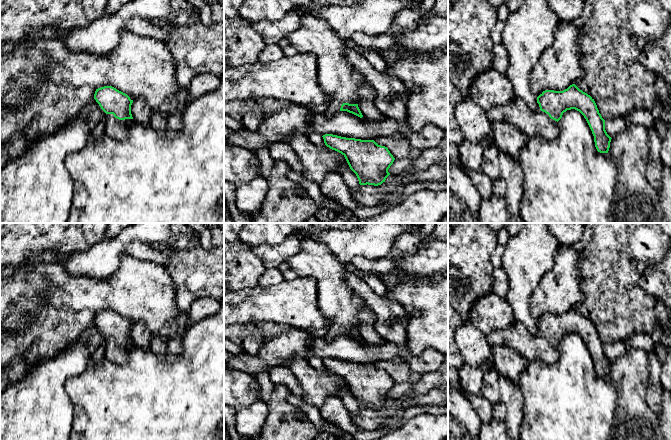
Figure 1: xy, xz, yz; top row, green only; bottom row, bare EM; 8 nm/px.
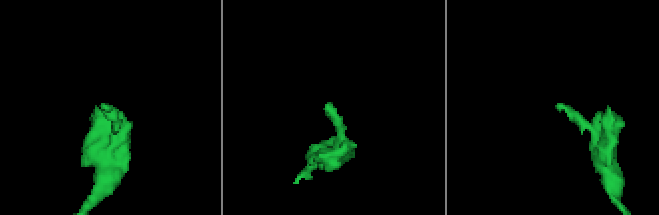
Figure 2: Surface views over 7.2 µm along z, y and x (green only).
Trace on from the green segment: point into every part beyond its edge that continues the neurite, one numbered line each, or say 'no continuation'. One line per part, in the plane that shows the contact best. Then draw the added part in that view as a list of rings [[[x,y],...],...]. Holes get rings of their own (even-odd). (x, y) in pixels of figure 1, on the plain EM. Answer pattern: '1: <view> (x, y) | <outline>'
1: xy (116, 353) | [[[107,338],[104,347],[105,356],[108,361],[118,365],[124,365],[127,362],[128,353],[134,347],[134,344],[119,344],[113,338]]]

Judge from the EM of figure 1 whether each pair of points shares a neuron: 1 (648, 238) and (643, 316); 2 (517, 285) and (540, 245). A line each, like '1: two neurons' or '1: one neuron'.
1: one neuron
2: one neuron

